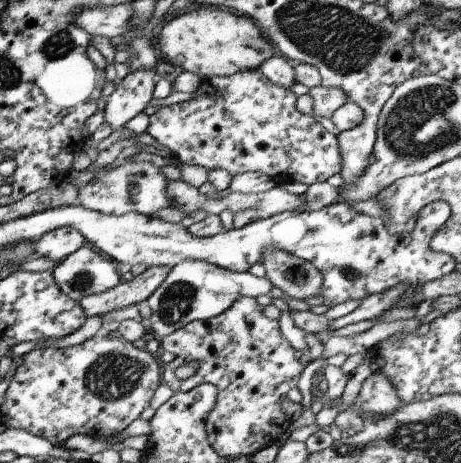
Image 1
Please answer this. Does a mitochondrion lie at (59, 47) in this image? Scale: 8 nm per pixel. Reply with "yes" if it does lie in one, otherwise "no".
yes

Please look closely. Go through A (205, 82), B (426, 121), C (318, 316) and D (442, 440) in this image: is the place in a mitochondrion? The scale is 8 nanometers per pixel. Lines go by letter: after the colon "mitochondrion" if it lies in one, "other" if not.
A: other
B: mitochondrion
C: other
D: mitochondrion

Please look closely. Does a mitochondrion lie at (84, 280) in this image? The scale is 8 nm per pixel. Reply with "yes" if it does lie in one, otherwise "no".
yes

